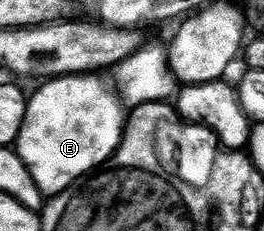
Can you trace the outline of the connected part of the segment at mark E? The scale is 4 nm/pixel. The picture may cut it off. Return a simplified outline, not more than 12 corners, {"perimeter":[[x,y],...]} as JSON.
{"perimeter":[[98,75],[45,82],[16,151],[44,195],[105,165],[124,105]]}

